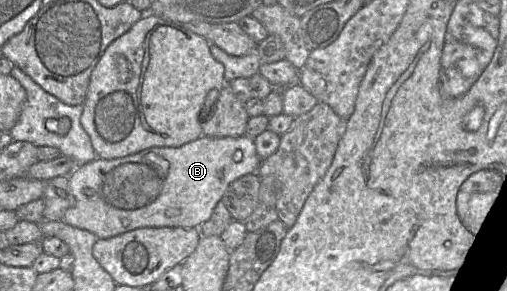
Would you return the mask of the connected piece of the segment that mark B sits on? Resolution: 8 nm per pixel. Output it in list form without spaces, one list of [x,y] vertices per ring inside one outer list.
[[[202,135],[196,140],[185,143],[180,147],[151,147],[140,152],[116,159],[102,159],[97,157],[95,160],[77,165],[69,174],[69,186],[75,198],[75,205],[68,208],[64,213],[62,222],[93,233],[99,238],[110,238],[118,234],[142,227],[199,227],[212,215],[213,209],[221,200],[229,184],[235,179],[248,173],[256,173],[260,166],[261,159],[256,152],[254,139],[242,135],[239,137],[208,137]]]

